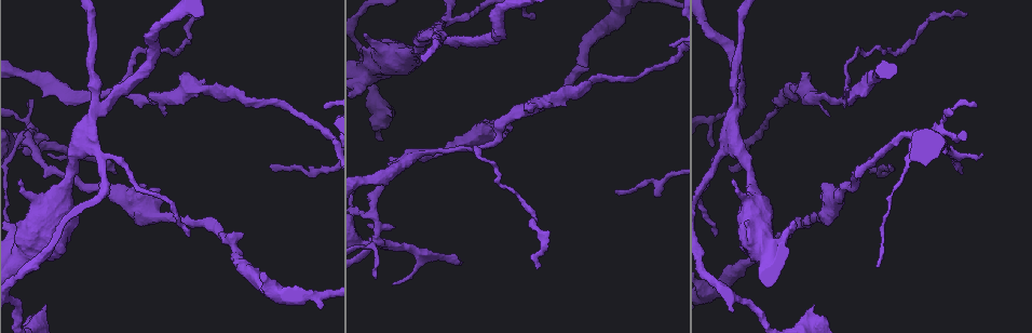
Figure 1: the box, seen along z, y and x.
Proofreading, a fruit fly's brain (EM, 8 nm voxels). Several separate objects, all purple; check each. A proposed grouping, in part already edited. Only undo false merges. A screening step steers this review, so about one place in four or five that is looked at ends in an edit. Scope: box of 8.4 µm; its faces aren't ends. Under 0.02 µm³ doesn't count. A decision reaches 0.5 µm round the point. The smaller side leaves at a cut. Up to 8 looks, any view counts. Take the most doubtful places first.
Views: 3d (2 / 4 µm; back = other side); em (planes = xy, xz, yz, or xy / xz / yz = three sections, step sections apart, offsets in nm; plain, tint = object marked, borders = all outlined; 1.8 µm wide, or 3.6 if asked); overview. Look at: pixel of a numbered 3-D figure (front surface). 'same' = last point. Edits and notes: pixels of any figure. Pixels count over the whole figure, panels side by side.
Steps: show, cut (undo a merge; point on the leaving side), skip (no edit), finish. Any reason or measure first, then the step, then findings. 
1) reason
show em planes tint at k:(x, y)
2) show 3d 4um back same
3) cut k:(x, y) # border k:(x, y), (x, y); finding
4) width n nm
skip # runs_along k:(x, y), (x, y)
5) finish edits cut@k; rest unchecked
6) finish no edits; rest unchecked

small branch off a trunk
show 3d 4um back at 1:(371, 243)

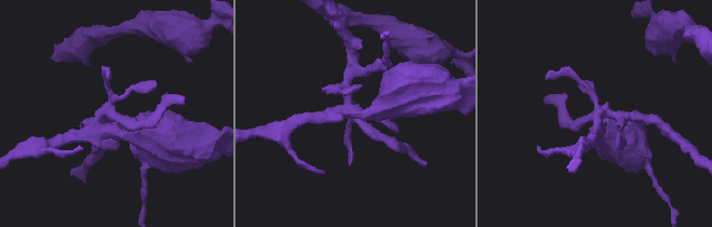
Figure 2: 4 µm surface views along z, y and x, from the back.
show em planes tint at 2:(356, 113)

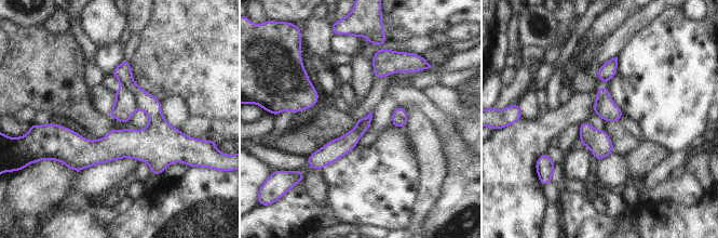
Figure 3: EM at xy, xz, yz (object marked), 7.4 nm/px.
cut 3:(144, 101) # part_leaving 3:(124, 63), (153, 126), (77, 168); a second neuron is stuck on

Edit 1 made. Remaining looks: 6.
calibre changes
show 3d 4um at 1:(845, 90)

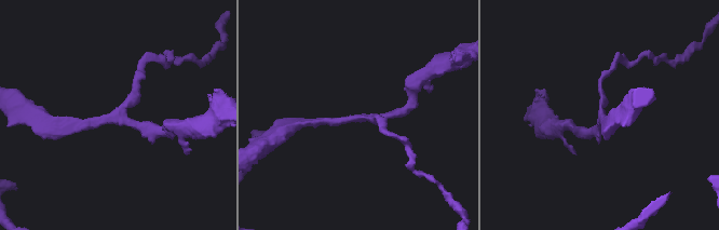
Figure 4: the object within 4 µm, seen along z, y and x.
show em xy step 16 borders at 4:(354, 119)

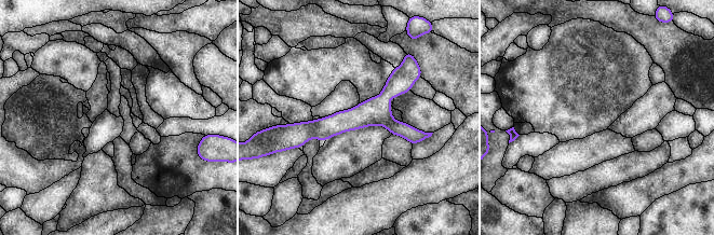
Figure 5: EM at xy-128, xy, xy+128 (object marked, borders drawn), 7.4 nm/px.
width 220 nm
skip # runs_along 5:(412, 79), (358, 118), (295, 127); all the same neuron

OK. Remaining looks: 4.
side arm on a straight run
show em 3.6um planes borders at 1:(94, 112)

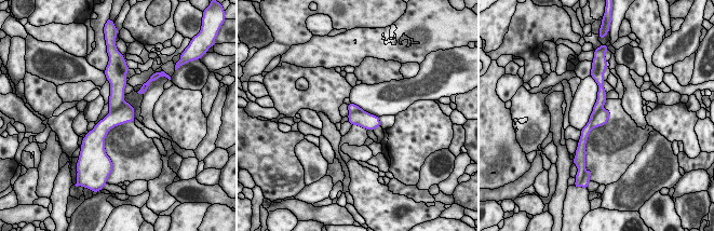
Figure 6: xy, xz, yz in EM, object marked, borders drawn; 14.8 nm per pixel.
cut 6:(600, 103) # border 6:(602, 108), (595, 116), (591, 127); a second neuron is stuck on

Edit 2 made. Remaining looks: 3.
finish edits cut@3, cut@6; rest unchecked

